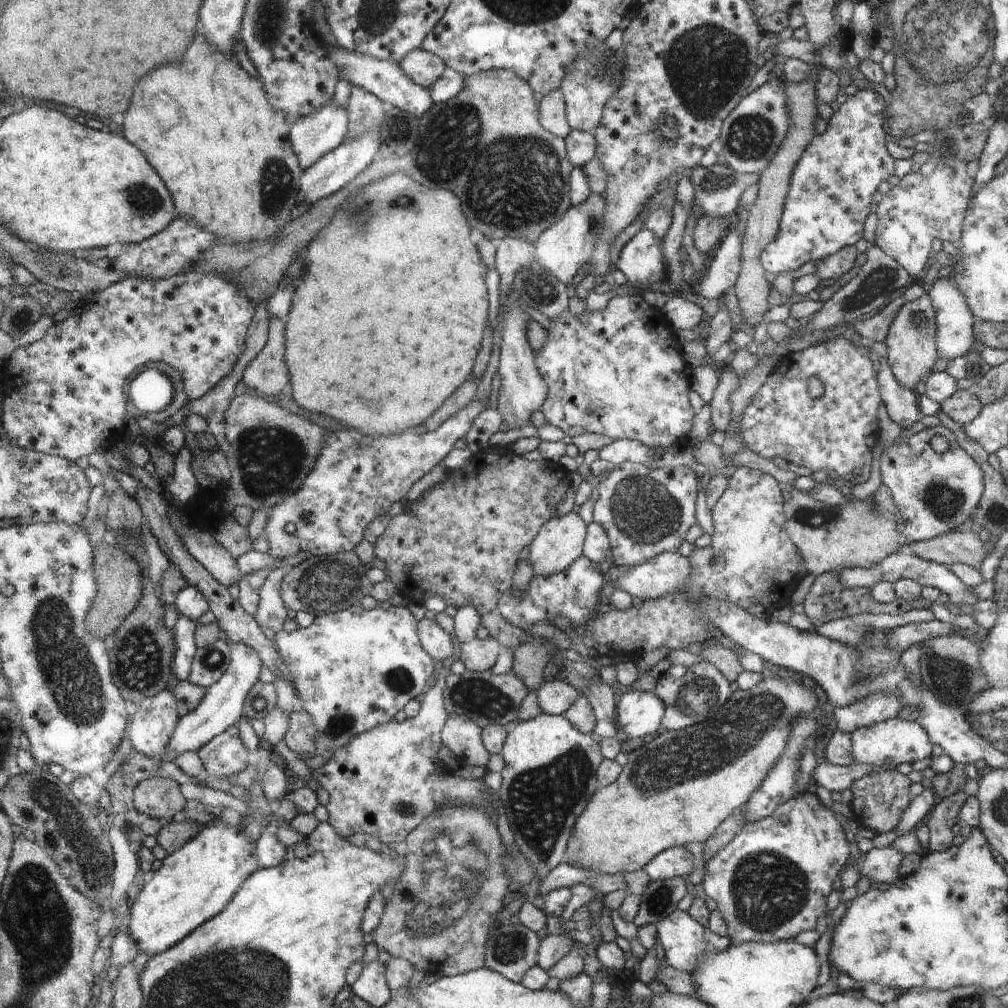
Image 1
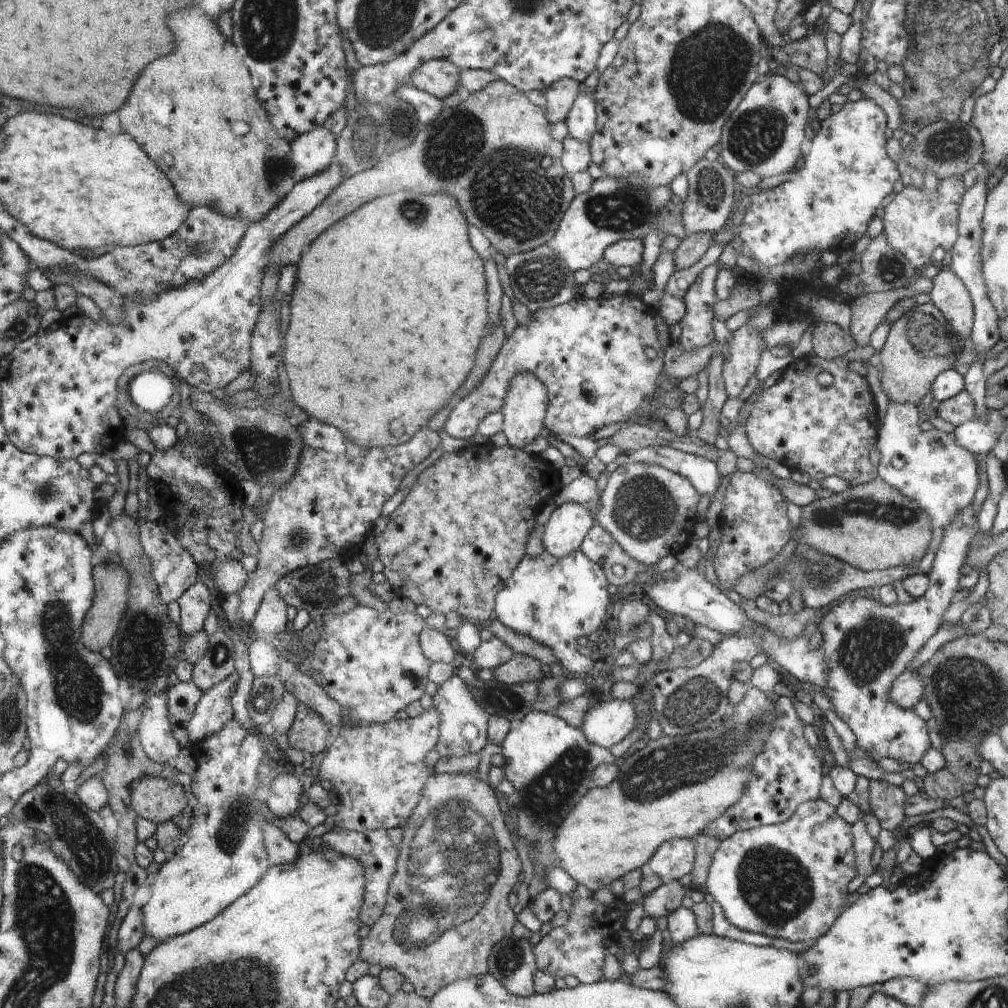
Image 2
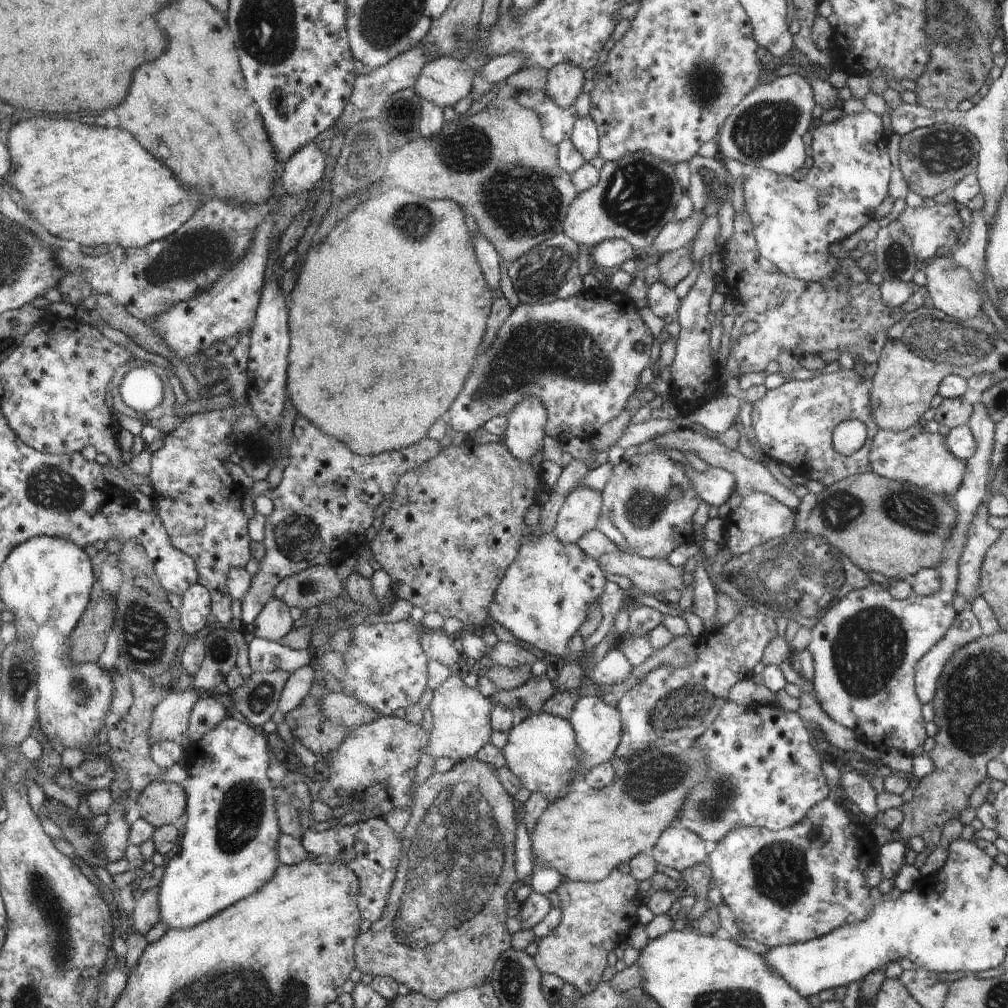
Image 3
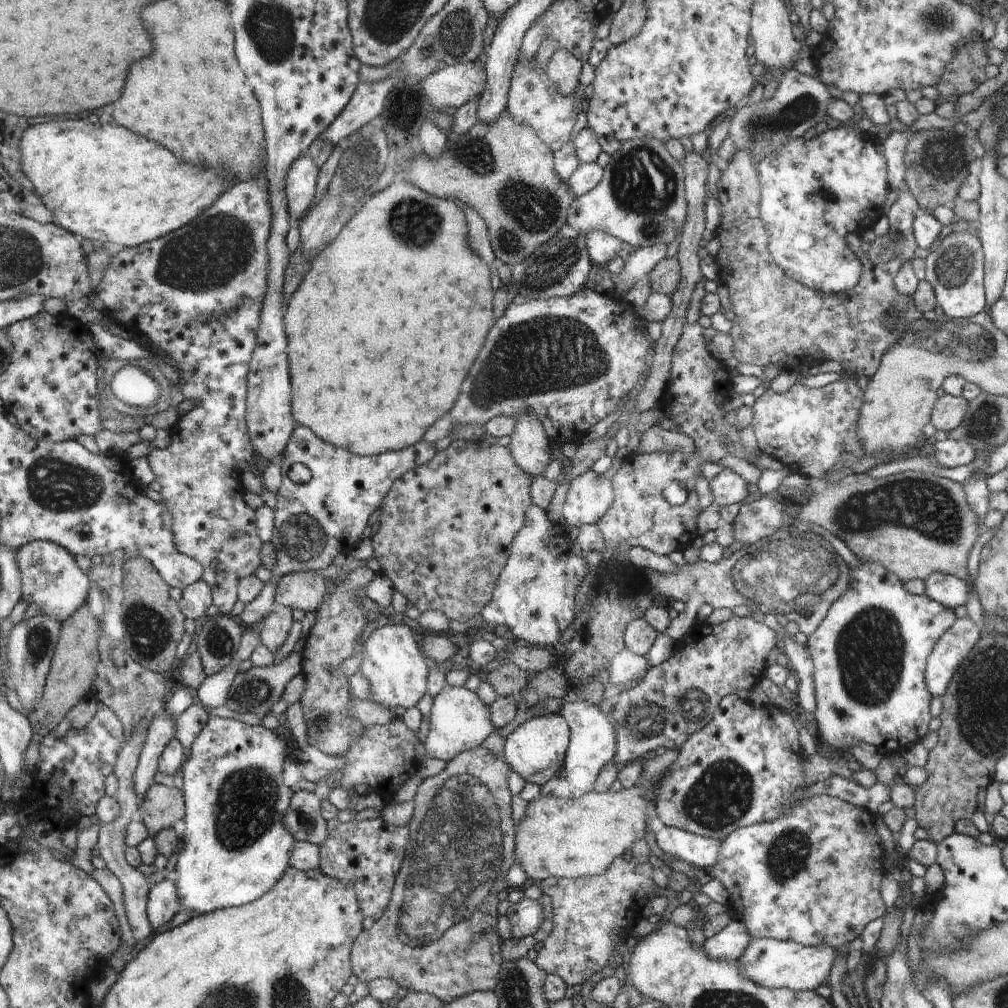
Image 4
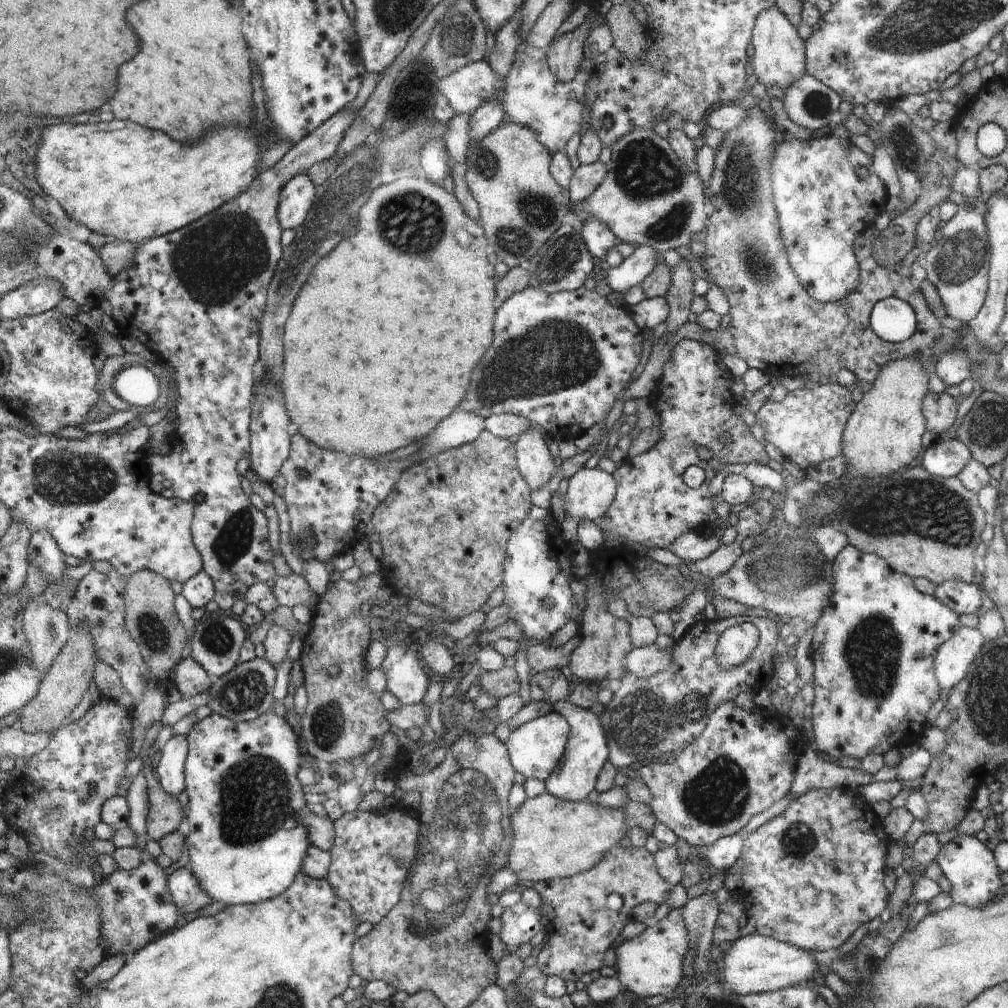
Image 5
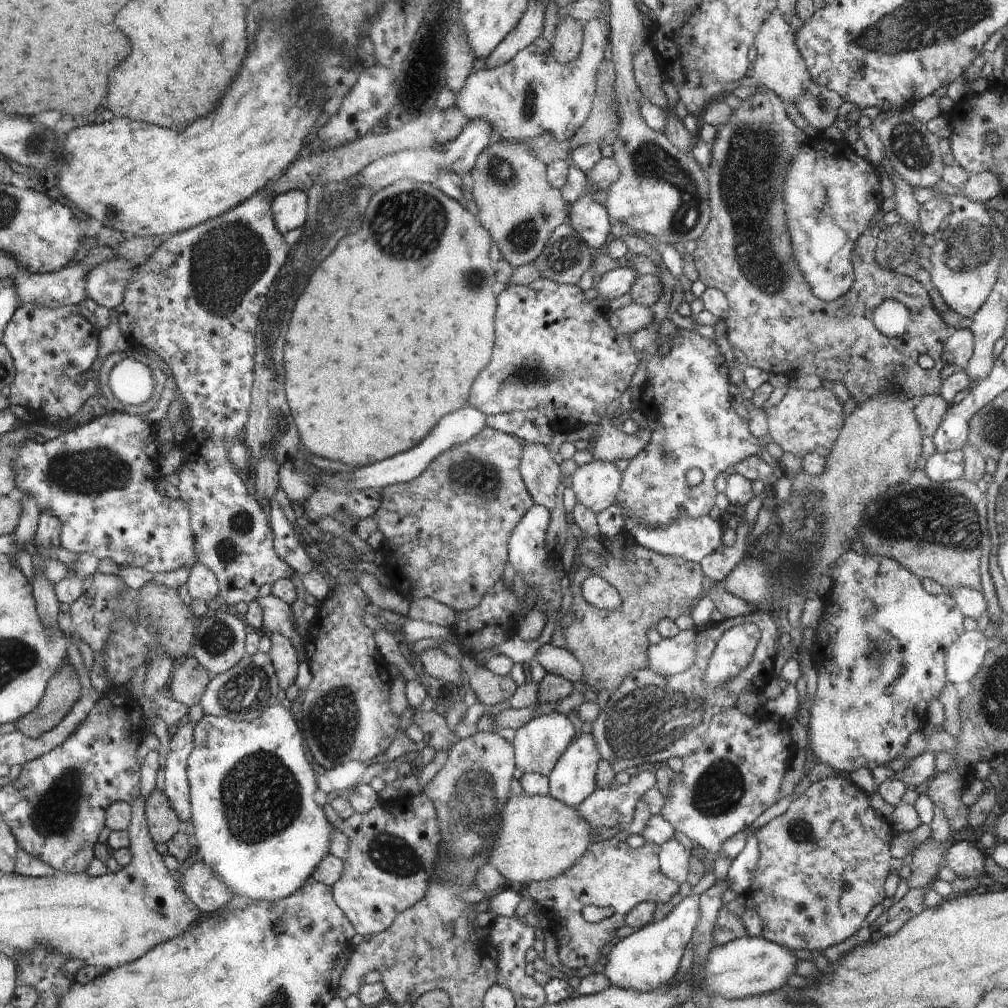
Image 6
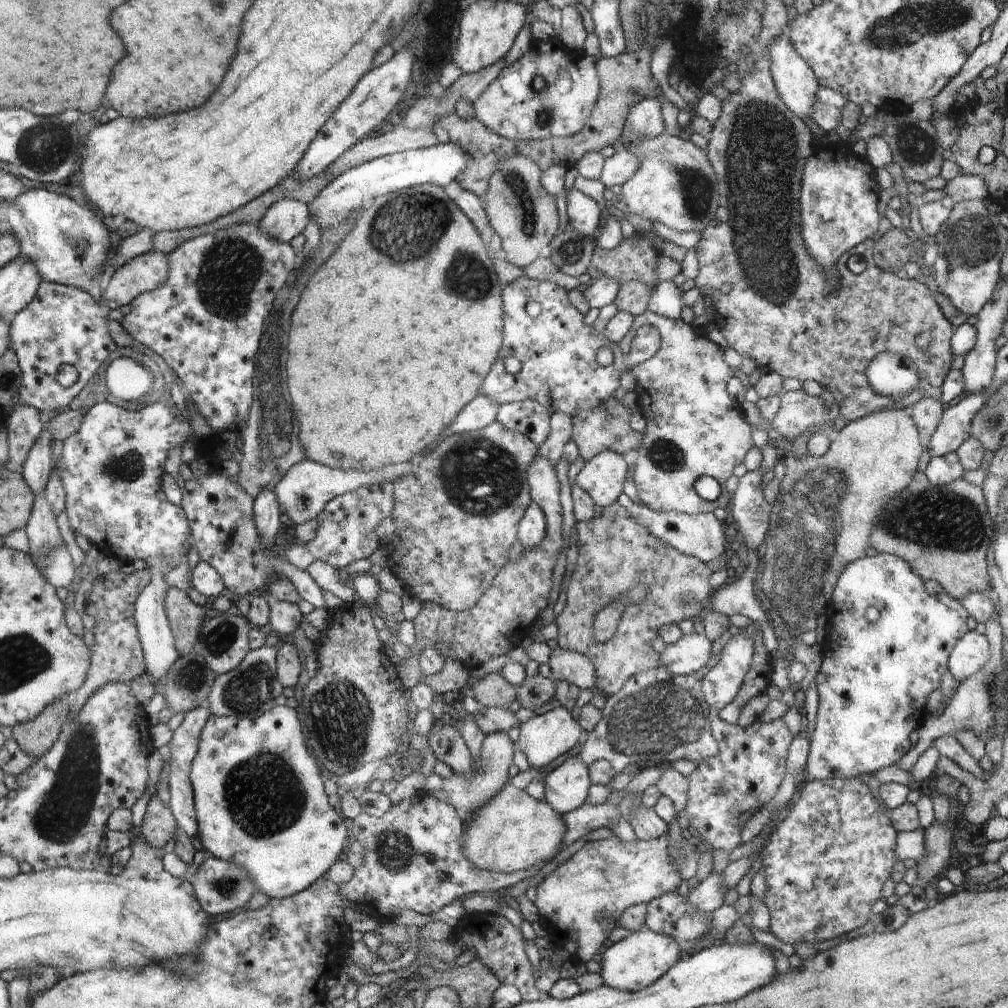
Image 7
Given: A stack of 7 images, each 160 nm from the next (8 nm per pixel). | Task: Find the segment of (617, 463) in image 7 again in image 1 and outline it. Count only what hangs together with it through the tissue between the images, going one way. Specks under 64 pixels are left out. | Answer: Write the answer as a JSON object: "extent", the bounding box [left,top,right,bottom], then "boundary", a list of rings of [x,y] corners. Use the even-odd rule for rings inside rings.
{"extent":[527,511,586,576],"boundary":[[[570,511],[566,515],[558,515],[545,523],[540,534],[536,536],[527,555],[533,566],[534,575],[548,576],[560,571],[566,571],[582,556],[582,542],[585,542],[586,524],[580,520],[580,515]]]}

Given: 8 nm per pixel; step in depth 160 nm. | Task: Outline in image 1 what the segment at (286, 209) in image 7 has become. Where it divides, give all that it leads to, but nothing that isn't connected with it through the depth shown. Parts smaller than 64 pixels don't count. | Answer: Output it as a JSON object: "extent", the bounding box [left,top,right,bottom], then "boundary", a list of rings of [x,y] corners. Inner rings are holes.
{"extent":[292,101,348,170],"boundary":[[[333,101],[292,124],[293,148],[301,167],[304,170],[312,167],[318,159],[340,147],[348,132],[347,126],[347,110],[334,105]]]}

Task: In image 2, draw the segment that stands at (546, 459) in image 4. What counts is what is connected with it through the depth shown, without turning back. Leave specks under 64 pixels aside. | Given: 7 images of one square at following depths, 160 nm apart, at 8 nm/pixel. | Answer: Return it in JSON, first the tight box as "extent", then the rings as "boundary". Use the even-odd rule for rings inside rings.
{"extent":[501,373,549,449],"boundary":[[[520,373],[512,378],[510,392],[506,396],[504,408],[501,411],[503,416],[503,432],[506,435],[507,445],[524,449],[526,444],[534,442],[544,424],[544,412],[546,412],[546,404],[549,404],[549,398],[546,398],[546,387],[543,385],[536,375],[532,373]]]}

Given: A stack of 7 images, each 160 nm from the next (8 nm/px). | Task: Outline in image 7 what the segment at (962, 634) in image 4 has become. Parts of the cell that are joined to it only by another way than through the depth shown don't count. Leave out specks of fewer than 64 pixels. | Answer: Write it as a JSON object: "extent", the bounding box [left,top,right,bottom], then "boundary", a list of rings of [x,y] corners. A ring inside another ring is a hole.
{"extent":[948,631,989,683],"boundary":[[[969,631],[958,640],[949,654],[948,670],[960,683],[971,674],[978,672],[989,661],[989,642],[985,635]]]}

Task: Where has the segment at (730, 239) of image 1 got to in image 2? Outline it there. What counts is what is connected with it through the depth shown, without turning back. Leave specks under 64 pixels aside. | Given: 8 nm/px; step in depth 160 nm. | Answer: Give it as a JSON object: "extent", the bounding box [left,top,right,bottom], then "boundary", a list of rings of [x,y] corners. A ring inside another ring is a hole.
{"extent":[678,261,718,353],"boundary":[[[718,261],[704,268],[682,298],[686,312],[680,322],[682,332],[678,341],[682,350],[688,353],[704,348],[714,340],[714,330],[710,324],[715,317],[712,304],[716,302],[714,280],[718,269]]]}

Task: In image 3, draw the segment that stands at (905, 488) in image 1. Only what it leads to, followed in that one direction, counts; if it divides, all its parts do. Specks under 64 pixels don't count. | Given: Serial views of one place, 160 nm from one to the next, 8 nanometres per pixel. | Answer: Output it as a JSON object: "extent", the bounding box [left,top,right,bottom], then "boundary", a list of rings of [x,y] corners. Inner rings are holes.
{"extent":[870,427,966,499],"boundary":[[[924,427],[906,428],[902,432],[878,430],[870,452],[872,471],[894,482],[903,482],[924,488],[934,496],[952,499],[962,486],[966,474],[966,460],[960,460],[946,446],[946,437],[931,434]]]}

